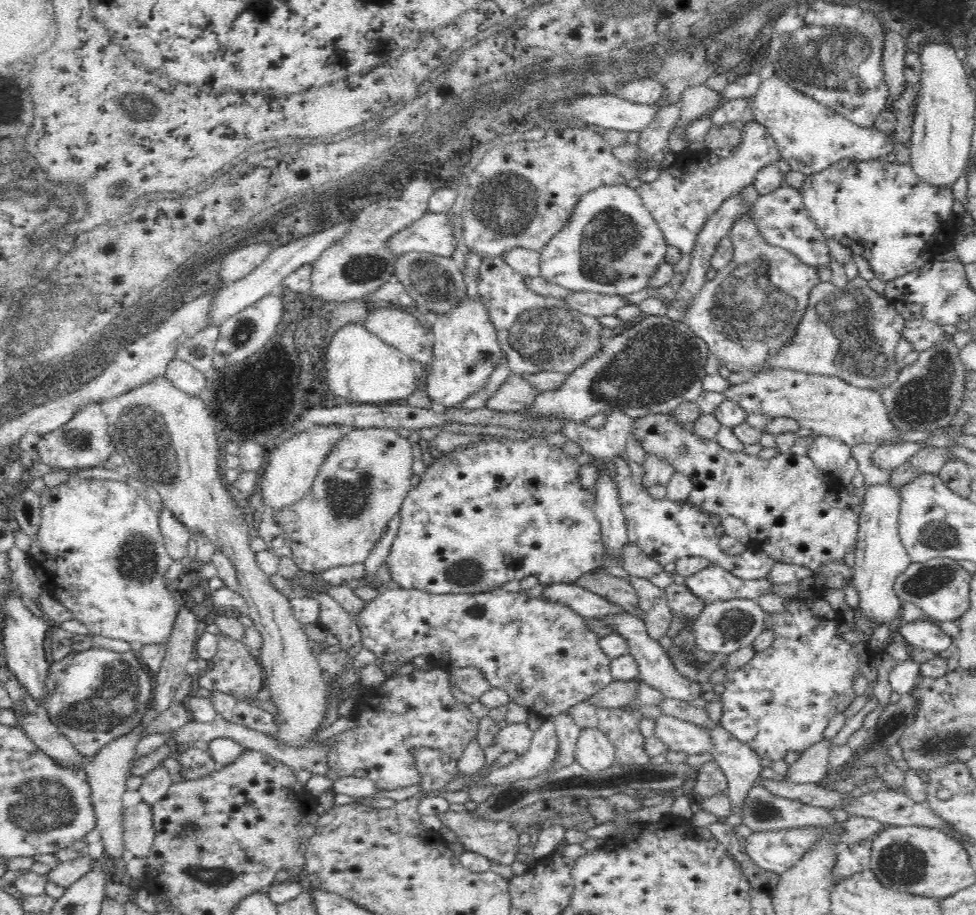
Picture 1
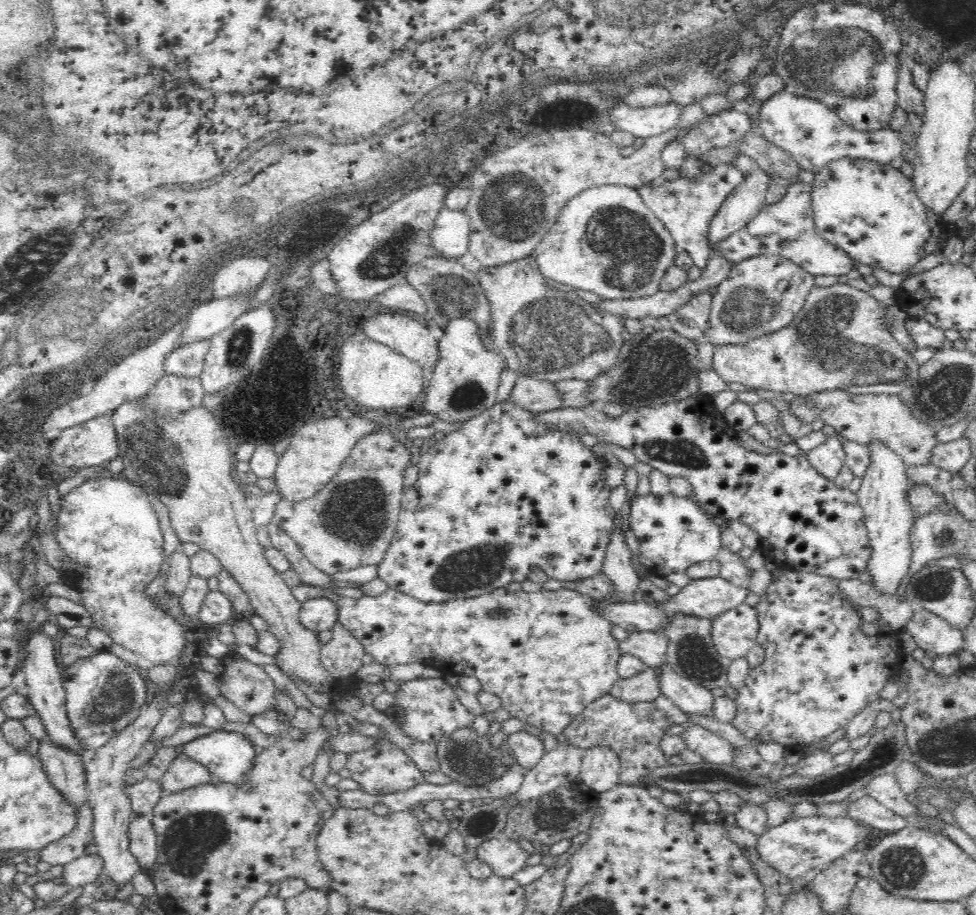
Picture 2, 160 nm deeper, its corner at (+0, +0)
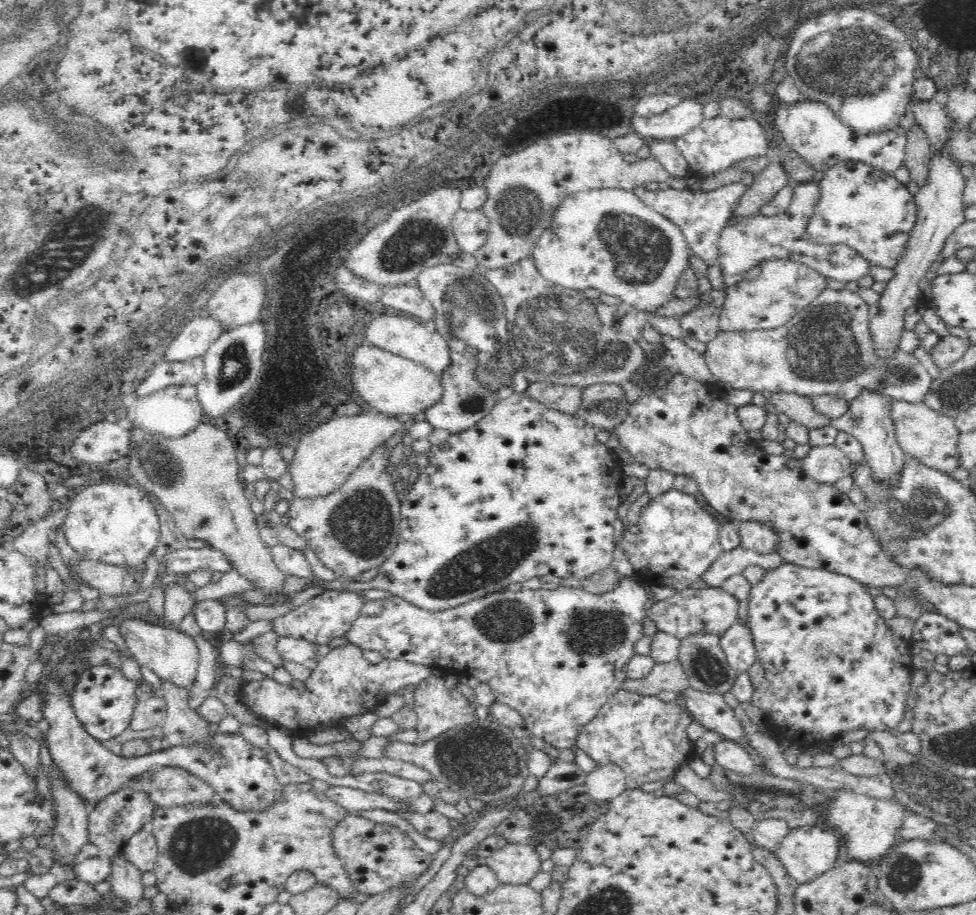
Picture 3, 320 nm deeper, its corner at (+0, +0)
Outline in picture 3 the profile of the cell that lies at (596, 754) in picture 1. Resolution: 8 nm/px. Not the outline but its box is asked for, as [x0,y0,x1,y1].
[584,763,626,803]

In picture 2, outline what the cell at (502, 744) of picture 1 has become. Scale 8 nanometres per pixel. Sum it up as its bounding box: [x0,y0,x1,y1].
[501,731,546,770]

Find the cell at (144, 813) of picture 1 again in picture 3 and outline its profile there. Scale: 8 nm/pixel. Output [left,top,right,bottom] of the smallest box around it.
[123,828,158,872]

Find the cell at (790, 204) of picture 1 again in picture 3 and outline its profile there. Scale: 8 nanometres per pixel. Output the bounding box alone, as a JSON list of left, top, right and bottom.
[718,183,871,287]

